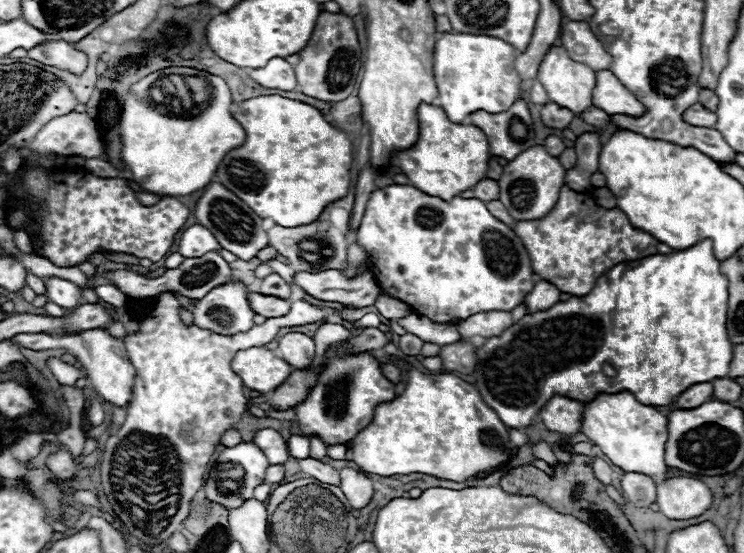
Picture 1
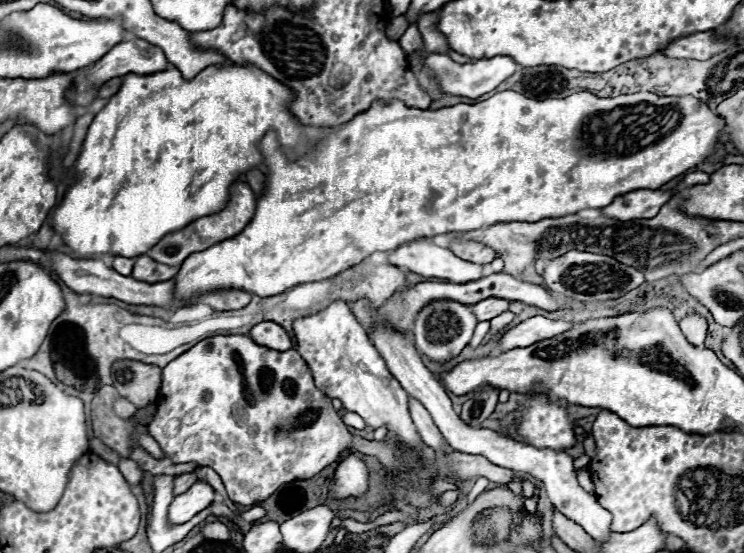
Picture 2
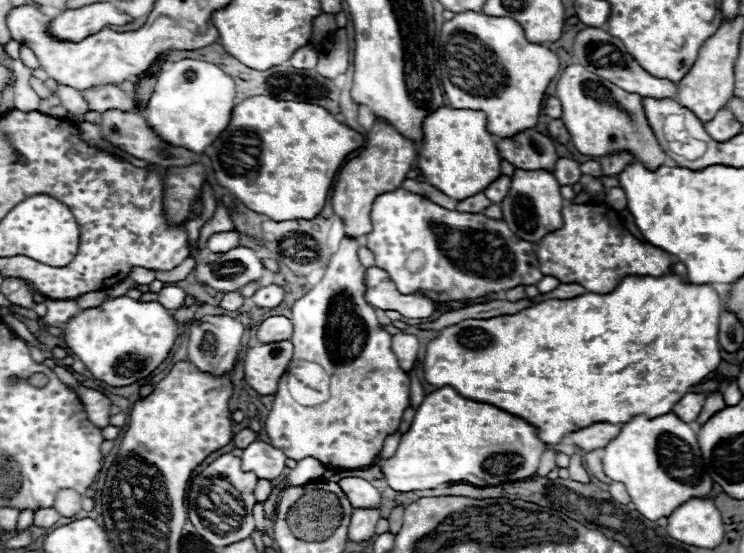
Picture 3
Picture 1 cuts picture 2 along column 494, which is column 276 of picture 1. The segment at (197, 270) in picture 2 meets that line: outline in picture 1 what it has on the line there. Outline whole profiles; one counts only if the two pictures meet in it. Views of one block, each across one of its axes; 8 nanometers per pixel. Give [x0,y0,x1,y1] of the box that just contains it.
[214,94,352,228]

